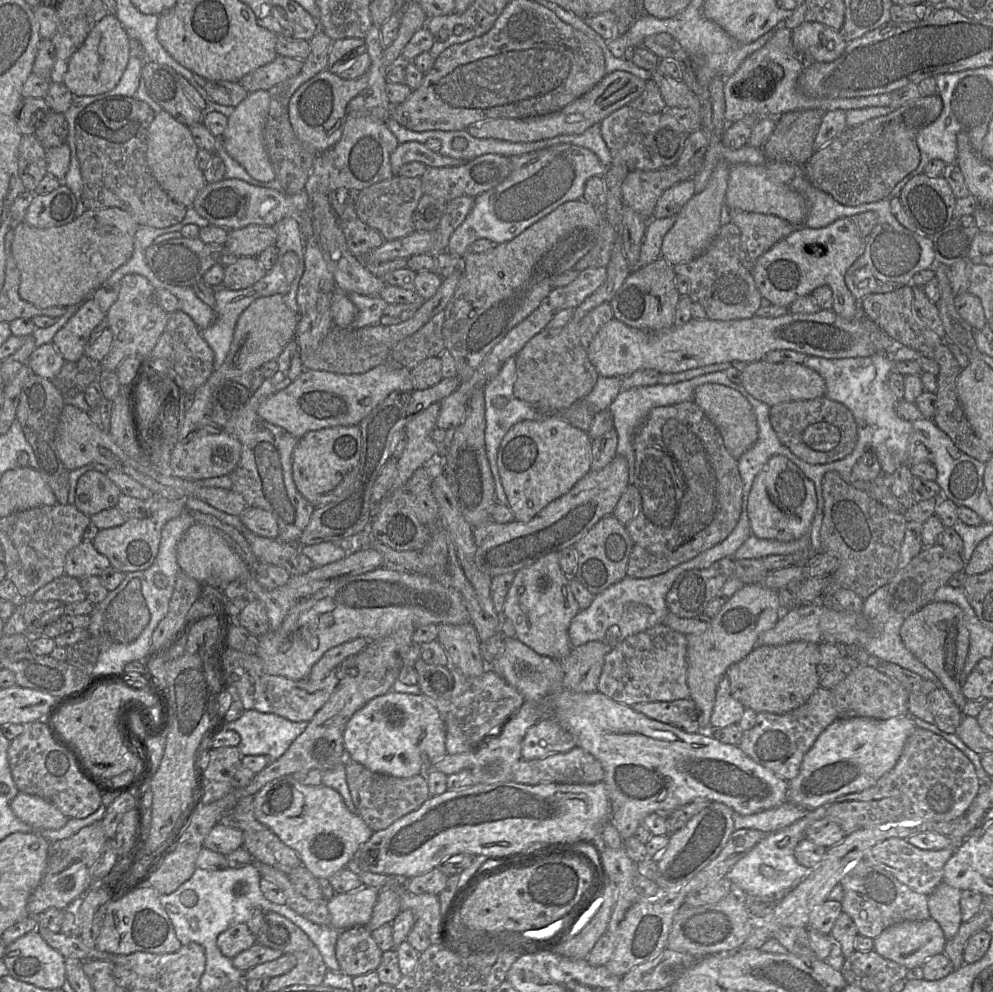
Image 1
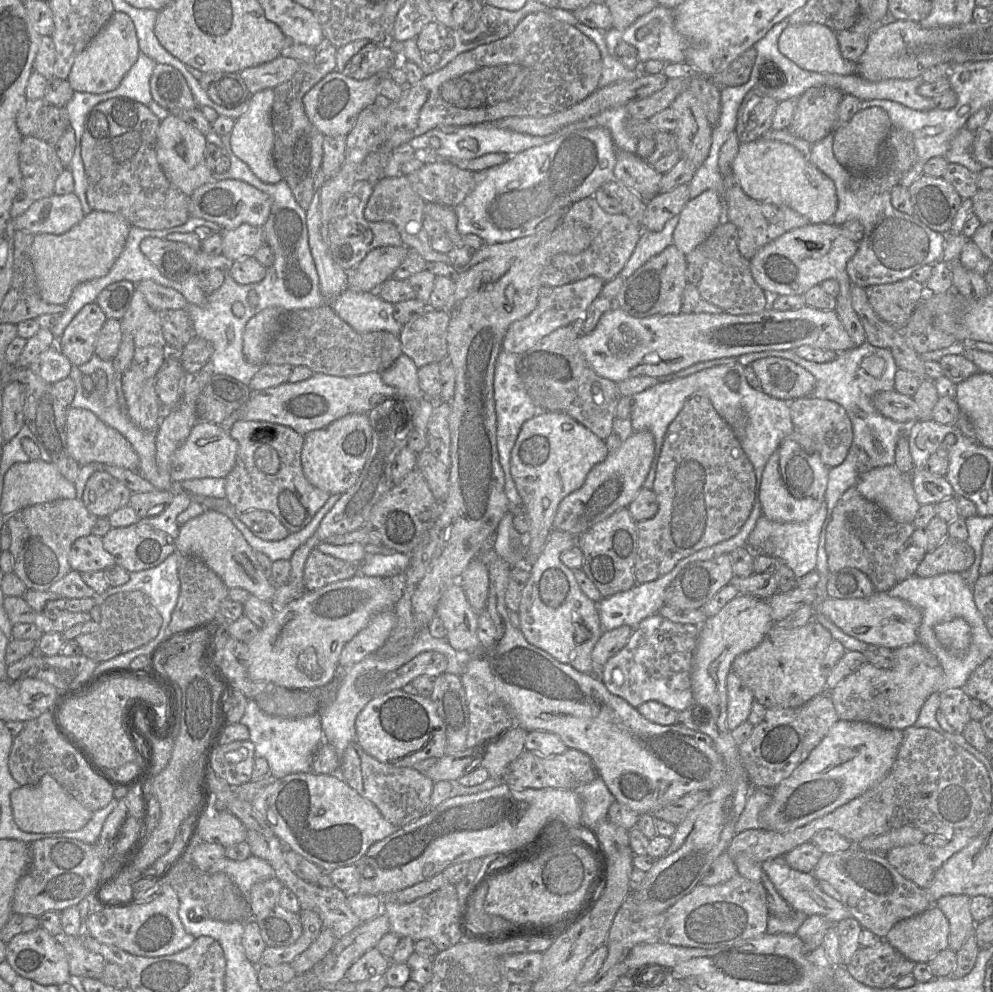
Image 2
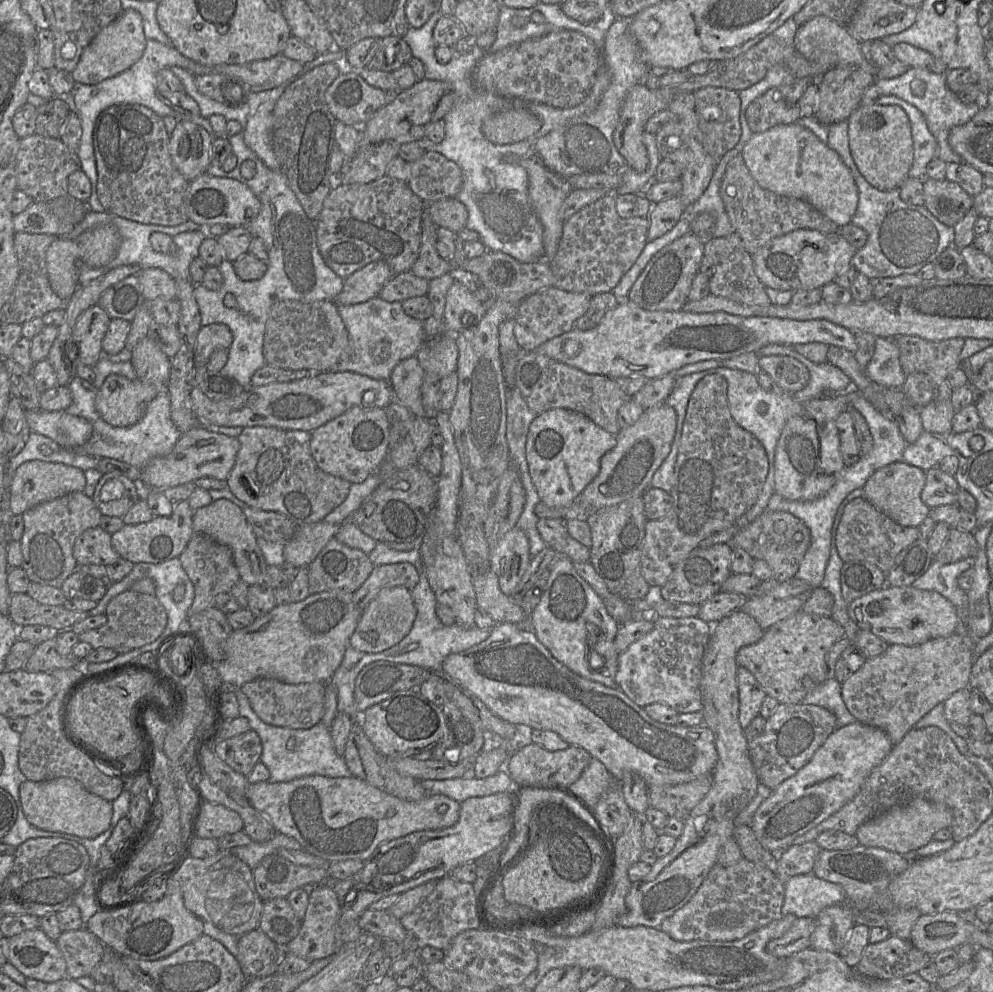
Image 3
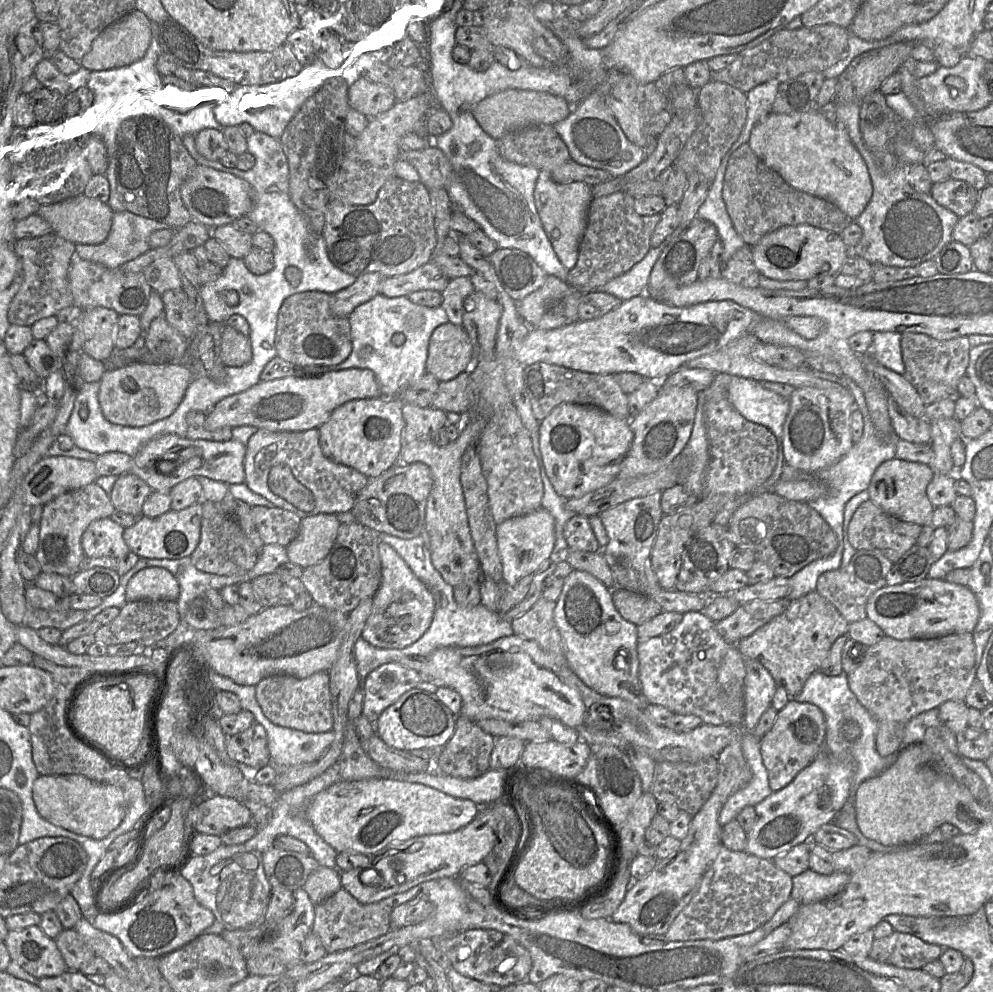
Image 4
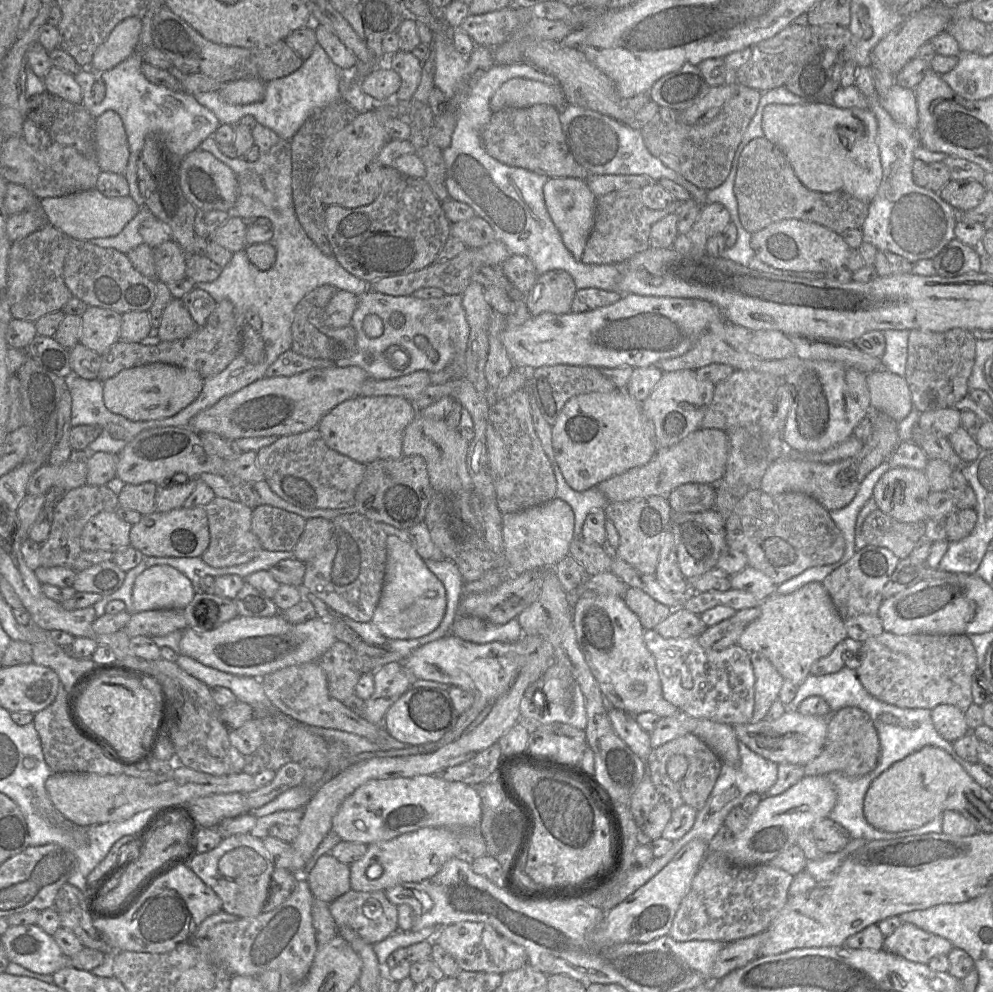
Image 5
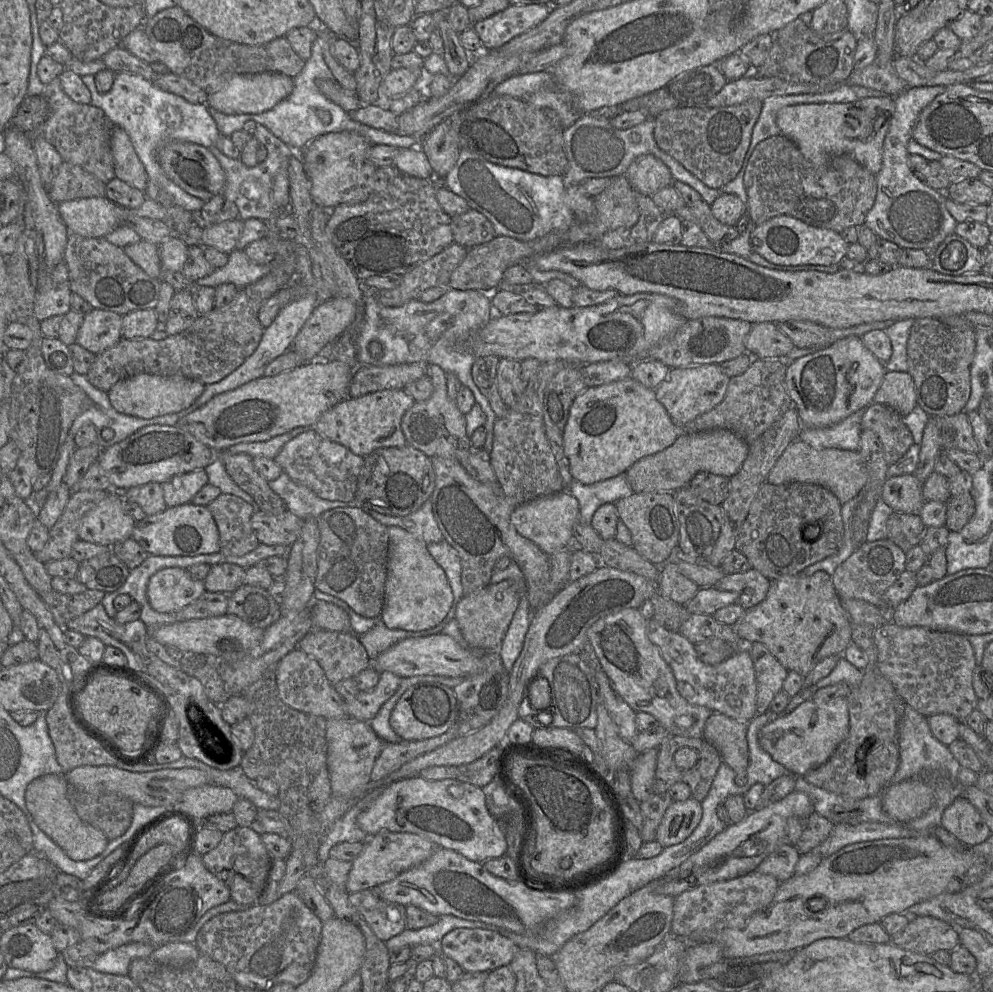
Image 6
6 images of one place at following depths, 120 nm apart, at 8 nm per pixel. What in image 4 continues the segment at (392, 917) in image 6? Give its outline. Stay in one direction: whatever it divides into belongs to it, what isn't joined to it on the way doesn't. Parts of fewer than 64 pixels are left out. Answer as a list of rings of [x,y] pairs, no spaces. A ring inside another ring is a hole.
[[[342,887],[315,906],[315,918],[311,932],[320,939],[326,953],[334,953],[367,942],[390,931],[392,909],[379,902],[363,904]]]

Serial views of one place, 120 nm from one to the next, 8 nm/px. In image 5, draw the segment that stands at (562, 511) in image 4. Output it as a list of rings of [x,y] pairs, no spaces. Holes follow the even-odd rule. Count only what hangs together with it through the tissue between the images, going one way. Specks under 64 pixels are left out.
[[[552,462],[550,465],[556,478],[555,497],[565,501],[572,508],[575,519],[573,538],[579,538],[586,516],[592,510],[605,508],[609,501],[597,486],[583,492],[573,490],[567,484],[560,469],[554,469]]]

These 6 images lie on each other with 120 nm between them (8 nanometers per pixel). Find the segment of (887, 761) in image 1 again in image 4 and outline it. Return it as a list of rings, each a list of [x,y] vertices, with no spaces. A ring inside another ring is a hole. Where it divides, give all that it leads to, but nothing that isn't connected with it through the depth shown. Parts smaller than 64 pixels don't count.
[[[820,753],[784,788],[773,791],[755,806],[756,818],[747,834],[745,851],[773,860],[792,847],[809,841],[824,824],[832,822],[850,795],[854,769],[850,764],[835,761]]]

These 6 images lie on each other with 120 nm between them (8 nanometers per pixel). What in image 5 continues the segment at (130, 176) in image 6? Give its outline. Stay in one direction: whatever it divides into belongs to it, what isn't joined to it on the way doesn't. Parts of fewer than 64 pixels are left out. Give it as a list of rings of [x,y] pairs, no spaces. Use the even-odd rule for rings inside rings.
[[[106,111],[96,119],[95,150],[102,171],[124,175],[130,150],[122,119],[116,112]]]

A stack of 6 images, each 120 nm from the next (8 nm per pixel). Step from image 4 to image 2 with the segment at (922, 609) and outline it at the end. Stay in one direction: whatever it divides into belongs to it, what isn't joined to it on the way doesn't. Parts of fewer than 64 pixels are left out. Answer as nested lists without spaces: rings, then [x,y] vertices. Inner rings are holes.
[[[875,592],[866,598],[822,600],[816,605],[821,613],[844,633],[868,645],[881,645],[893,650],[918,641],[918,629],[922,622],[921,609],[909,602],[892,597],[888,592]]]

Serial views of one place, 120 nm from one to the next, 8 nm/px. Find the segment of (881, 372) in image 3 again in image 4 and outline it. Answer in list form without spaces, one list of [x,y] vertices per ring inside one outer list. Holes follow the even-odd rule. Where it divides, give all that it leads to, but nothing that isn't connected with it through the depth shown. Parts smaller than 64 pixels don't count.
[[[873,332],[870,355],[884,367],[899,375],[905,373],[901,352],[901,333]]]

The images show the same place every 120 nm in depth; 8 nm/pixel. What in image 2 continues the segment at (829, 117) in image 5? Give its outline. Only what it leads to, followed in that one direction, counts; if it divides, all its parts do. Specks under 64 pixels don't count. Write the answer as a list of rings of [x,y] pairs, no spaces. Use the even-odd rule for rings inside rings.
[[[762,138],[742,143],[731,173],[751,198],[788,206],[805,216],[810,224],[829,224],[837,211],[837,191],[833,180],[791,144]]]

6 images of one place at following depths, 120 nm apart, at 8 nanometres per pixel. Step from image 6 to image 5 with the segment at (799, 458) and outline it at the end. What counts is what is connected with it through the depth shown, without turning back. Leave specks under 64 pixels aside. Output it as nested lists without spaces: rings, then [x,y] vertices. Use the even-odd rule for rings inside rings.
[[[875,426],[872,428],[869,439],[857,454],[834,463],[810,462],[782,455],[767,468],[760,482],[760,489],[771,495],[800,492],[813,497],[828,511],[848,505],[867,474],[888,459],[900,443],[897,432],[887,433]]]

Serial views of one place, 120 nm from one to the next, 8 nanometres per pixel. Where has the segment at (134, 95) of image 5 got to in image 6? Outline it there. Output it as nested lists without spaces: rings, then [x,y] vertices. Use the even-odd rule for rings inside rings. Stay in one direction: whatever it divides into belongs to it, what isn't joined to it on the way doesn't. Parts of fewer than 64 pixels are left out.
[[[117,72],[112,88],[107,93],[98,92],[95,76],[81,77],[91,93],[91,105],[102,109],[113,125],[123,128],[129,135],[149,178],[145,191],[147,198],[157,200],[158,188],[162,188],[178,205],[198,214],[206,201],[190,195],[166,176],[158,161],[158,152],[172,141],[195,143],[206,148],[215,145],[222,135],[208,105],[190,103],[181,96],[159,89],[153,82],[135,73]]]

